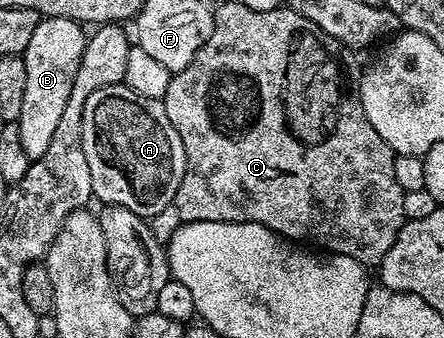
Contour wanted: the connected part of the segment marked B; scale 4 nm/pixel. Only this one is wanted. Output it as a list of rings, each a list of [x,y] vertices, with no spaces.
[[[49,16],[40,19],[37,30],[33,30],[33,38],[29,38],[29,46],[21,54],[25,62],[25,99],[17,123],[21,130],[21,146],[31,161],[49,150],[49,141],[57,131],[65,102],[69,102],[87,38],[88,33],[79,21]]]

